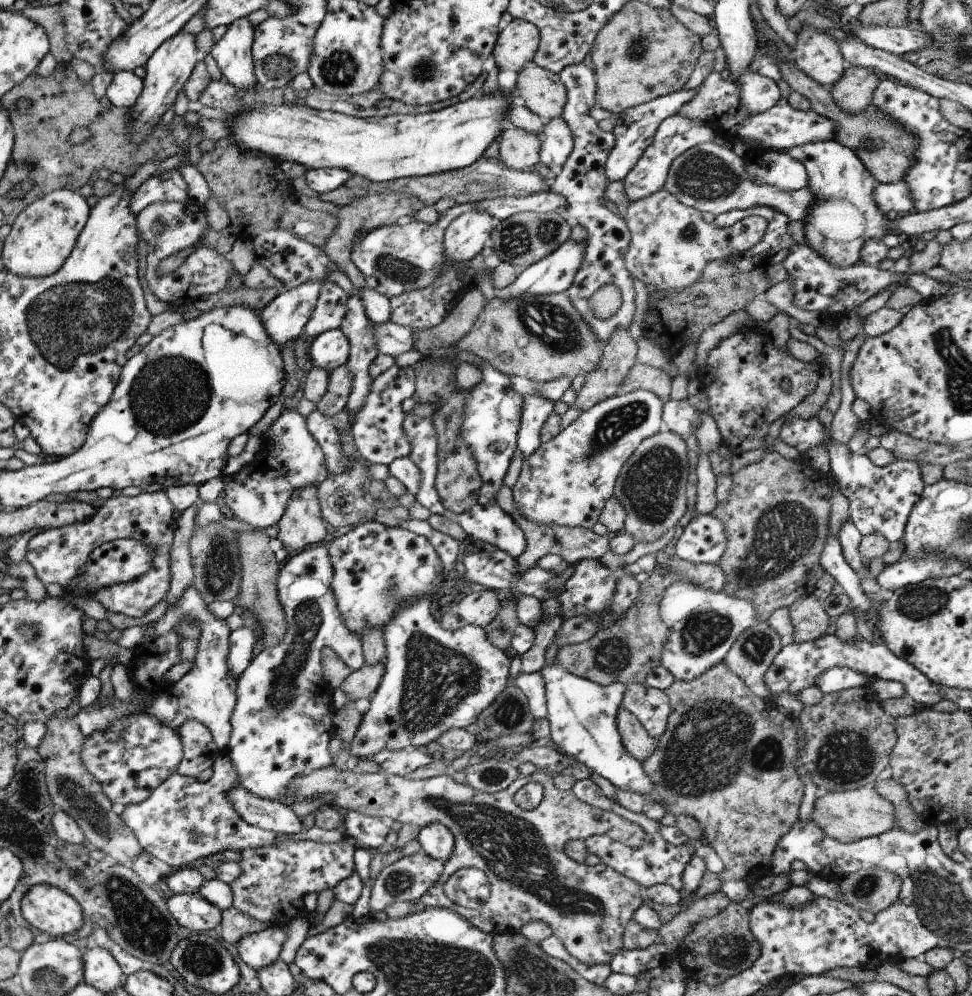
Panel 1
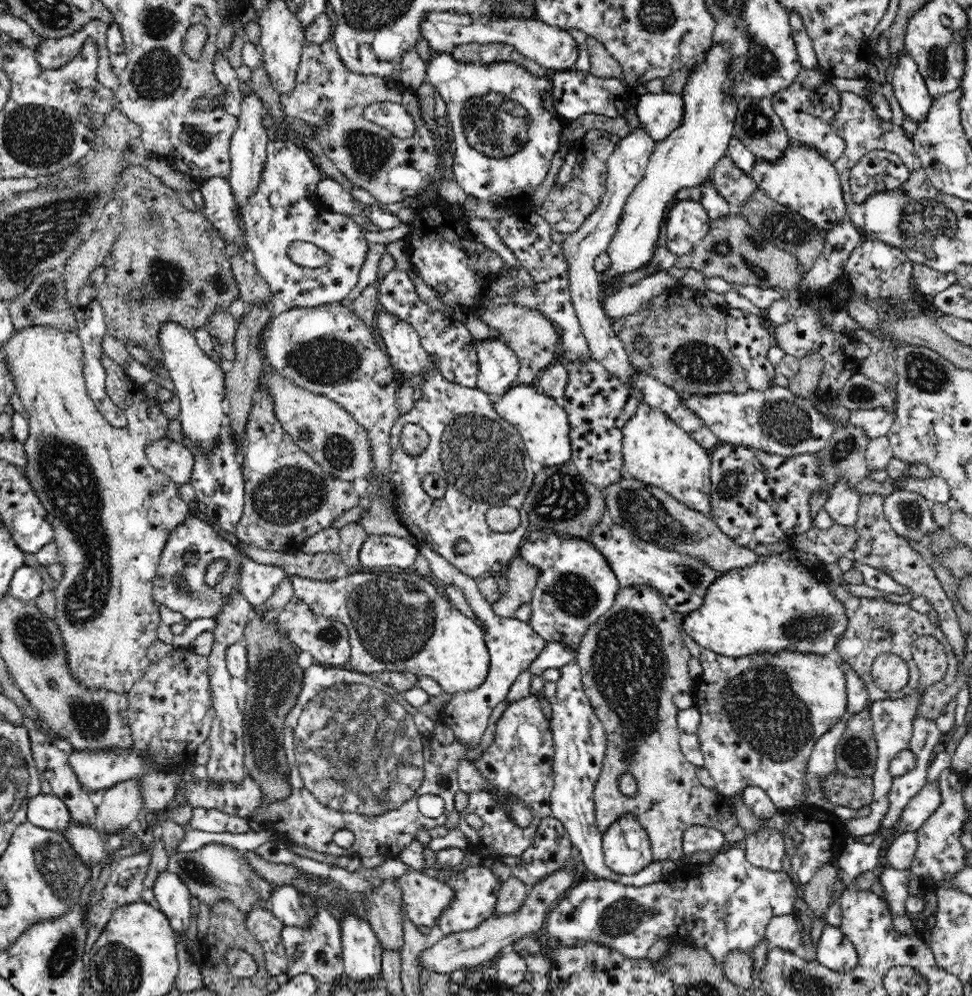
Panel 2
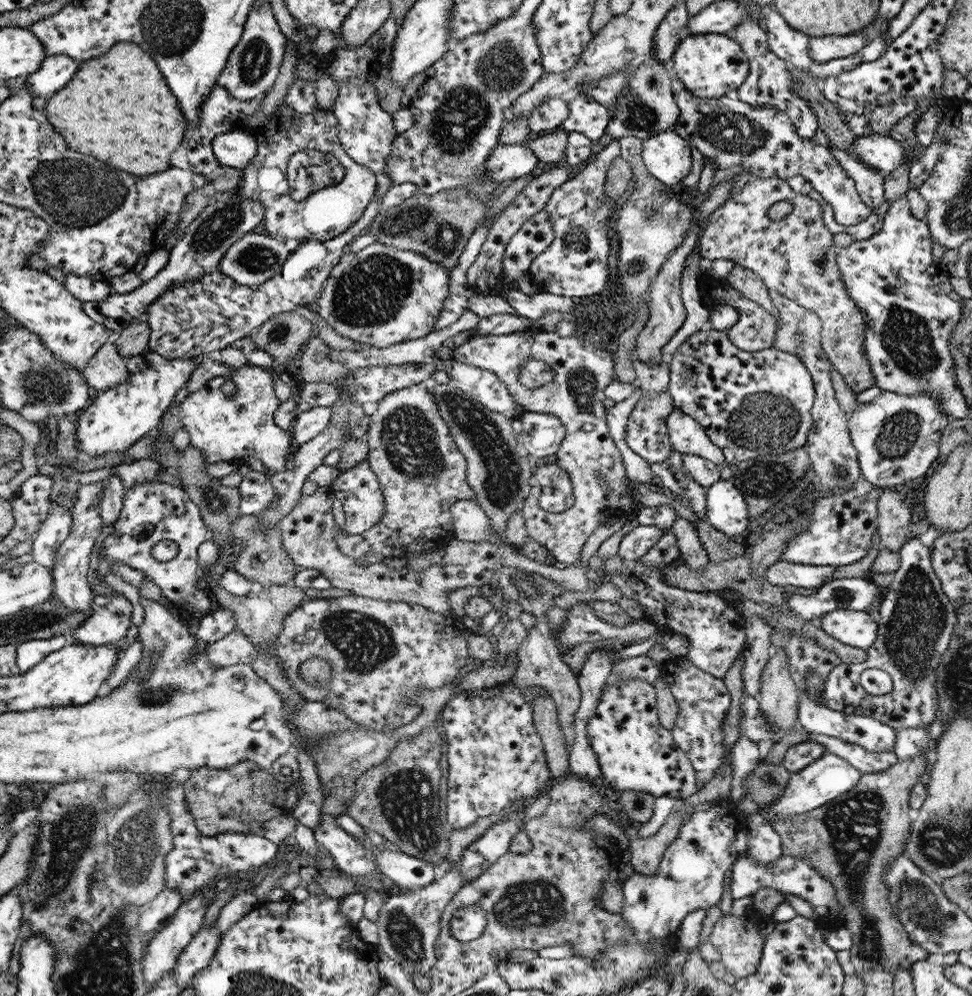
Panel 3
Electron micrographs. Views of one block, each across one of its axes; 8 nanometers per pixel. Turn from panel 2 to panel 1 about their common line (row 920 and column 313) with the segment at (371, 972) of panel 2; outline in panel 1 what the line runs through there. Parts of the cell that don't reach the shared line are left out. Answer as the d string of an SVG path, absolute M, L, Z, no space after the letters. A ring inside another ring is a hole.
M330 329L314 339L308 353L313 367L331 373L346 364L350 350L351 344L346 334L341 329Z

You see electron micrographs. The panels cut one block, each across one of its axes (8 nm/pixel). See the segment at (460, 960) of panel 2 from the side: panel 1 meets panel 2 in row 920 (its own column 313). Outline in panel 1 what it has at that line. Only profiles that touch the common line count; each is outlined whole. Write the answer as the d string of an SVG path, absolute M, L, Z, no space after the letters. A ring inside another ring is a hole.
M307 484L294 491L279 520L278 538L289 554L300 553L310 544L320 544L326 538L317 486Z

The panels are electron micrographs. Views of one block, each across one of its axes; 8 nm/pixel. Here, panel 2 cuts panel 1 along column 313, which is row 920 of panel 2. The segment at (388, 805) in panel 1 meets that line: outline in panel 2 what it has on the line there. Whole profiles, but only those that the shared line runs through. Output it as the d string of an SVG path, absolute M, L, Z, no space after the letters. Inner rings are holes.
M782 915L772 918L766 926L767 950L781 948L784 950L800 951L802 944L802 931L798 928L798 917Z

